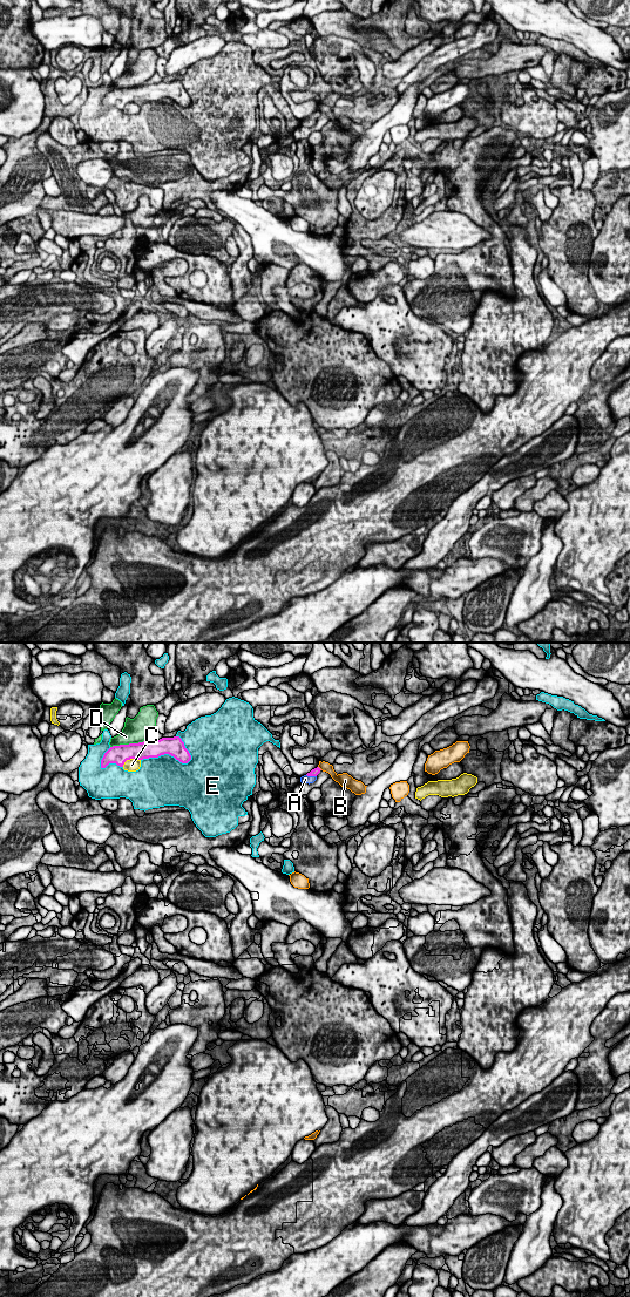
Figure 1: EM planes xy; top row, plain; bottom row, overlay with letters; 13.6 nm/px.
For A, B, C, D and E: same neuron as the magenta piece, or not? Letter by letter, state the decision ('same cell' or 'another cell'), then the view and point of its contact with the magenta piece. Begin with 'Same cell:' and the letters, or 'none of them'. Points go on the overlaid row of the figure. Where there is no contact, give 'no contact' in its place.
Same cell: A
A: same cell | xy (311, 775)
B: another cell | xy (319, 768)
C: another cell | xy (130, 758)
D: another cell | xy (127, 745)
E: another cell | xy (167, 753)

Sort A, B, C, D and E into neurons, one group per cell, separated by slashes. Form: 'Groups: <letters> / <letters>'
Groups: A / B / C / D / E

